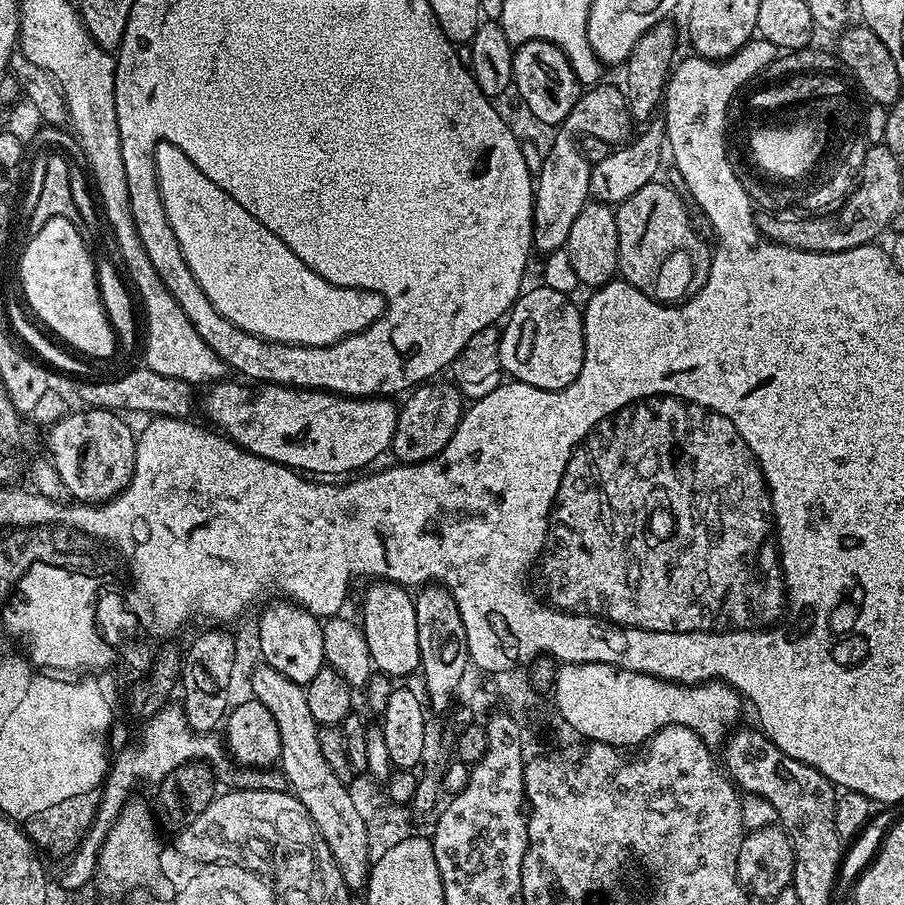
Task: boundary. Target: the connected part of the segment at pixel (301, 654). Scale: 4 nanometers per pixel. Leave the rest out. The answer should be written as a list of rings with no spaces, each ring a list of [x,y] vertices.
[[[280,598],[277,604],[272,604],[260,616],[260,652],[263,663],[278,670],[278,673],[285,675],[286,678],[292,679],[296,684],[307,686],[318,674],[320,668],[325,667],[323,654],[323,630],[321,621],[313,616],[303,605],[293,602],[288,598]]]

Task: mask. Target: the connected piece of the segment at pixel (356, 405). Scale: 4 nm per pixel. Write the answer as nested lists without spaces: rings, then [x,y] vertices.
[[[220,382],[211,389],[212,392],[212,412],[215,418],[224,426],[223,431],[228,439],[233,440],[235,444],[248,449],[249,452],[260,456],[263,460],[275,460],[277,464],[284,465],[285,468],[299,470],[304,472],[352,472],[355,468],[364,468],[371,460],[379,458],[383,452],[387,453],[392,446],[392,435],[396,429],[396,418],[398,415],[397,405],[392,405],[393,401],[388,398],[361,398],[359,396],[342,396],[335,392],[326,392],[323,390],[313,390],[310,388],[294,388],[282,384],[264,384],[256,392],[256,397],[252,400],[249,408],[244,408],[244,388],[240,384],[228,384],[229,382]]]

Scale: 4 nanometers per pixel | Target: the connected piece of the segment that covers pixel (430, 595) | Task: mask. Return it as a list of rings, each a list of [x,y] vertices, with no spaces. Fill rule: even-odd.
[[[425,585],[415,595],[415,622],[418,627],[421,673],[428,692],[440,700],[455,693],[462,670],[469,665],[468,639],[466,638],[464,615],[458,608],[455,593],[445,585]]]

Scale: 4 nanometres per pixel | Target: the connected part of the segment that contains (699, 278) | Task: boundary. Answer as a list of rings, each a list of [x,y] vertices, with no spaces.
[[[660,183],[642,186],[642,190],[630,194],[630,198],[615,209],[620,255],[618,272],[650,299],[676,302],[689,295],[692,279],[696,279],[697,285],[706,282],[710,252],[704,249],[699,234],[692,229],[685,197],[680,197],[670,185]]]

